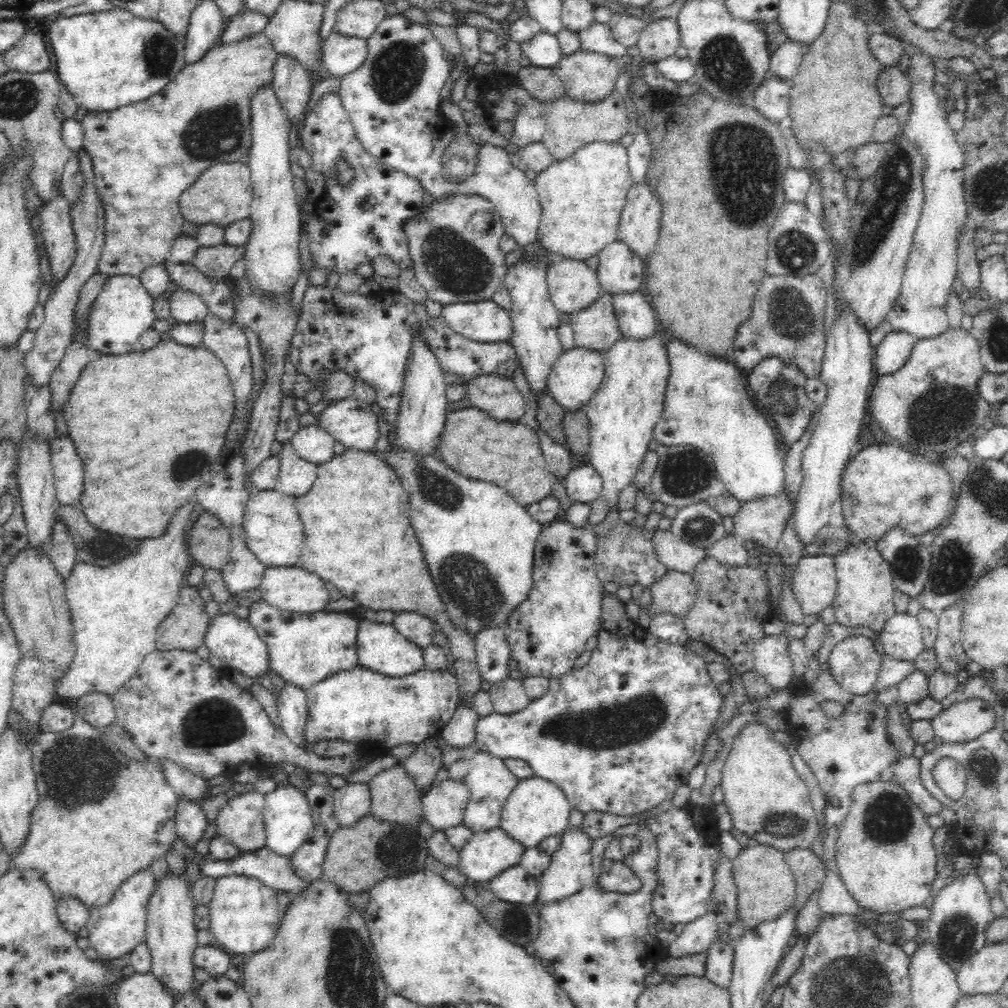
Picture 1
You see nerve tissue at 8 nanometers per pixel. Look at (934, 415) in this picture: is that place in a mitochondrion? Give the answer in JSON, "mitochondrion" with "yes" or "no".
{"mitochondrion":"yes"}

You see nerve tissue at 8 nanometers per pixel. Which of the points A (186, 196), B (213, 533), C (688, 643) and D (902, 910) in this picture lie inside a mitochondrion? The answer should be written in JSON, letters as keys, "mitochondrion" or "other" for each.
{"A":"other","B":"other","C":"other","D":"other"}

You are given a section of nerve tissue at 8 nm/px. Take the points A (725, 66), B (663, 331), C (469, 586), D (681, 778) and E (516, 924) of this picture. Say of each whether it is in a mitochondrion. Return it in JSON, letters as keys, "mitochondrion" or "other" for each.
{"A":"mitochondrion","B":"other","C":"mitochondrion","D":"other","E":"other"}

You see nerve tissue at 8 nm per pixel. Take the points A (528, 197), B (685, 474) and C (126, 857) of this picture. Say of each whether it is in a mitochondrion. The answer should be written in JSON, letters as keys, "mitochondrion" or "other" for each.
{"A":"other","B":"mitochondrion","C":"other"}

